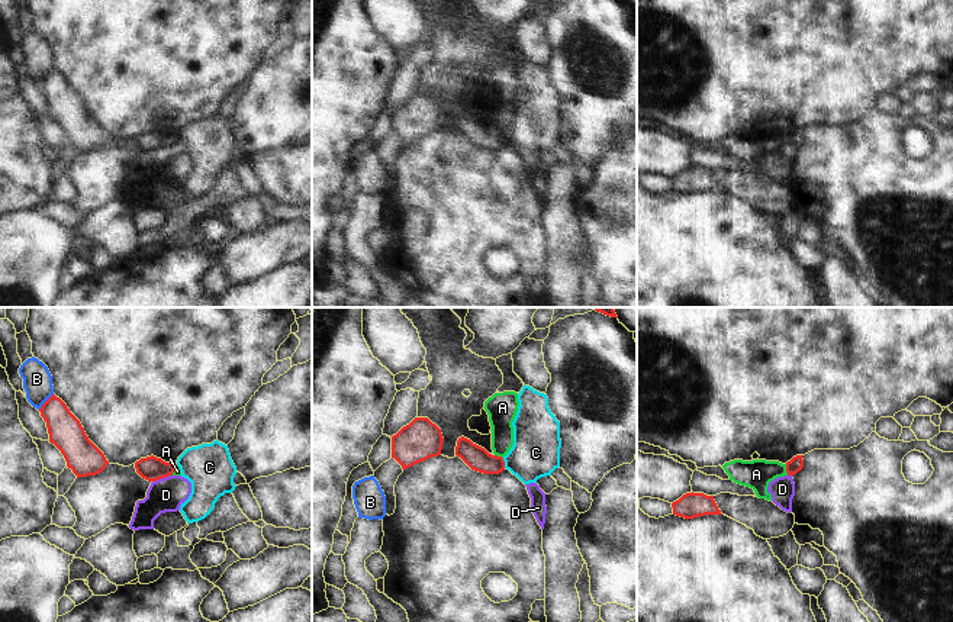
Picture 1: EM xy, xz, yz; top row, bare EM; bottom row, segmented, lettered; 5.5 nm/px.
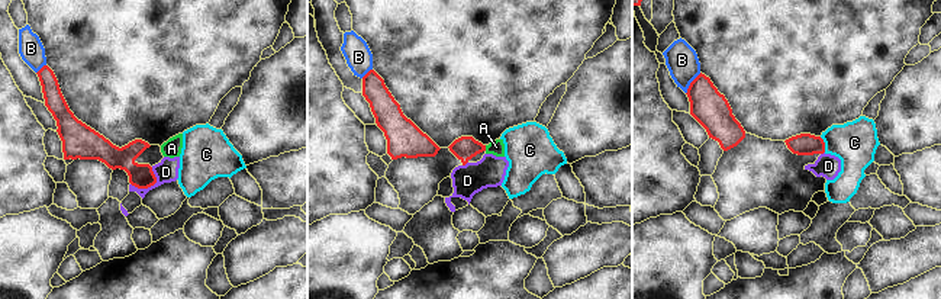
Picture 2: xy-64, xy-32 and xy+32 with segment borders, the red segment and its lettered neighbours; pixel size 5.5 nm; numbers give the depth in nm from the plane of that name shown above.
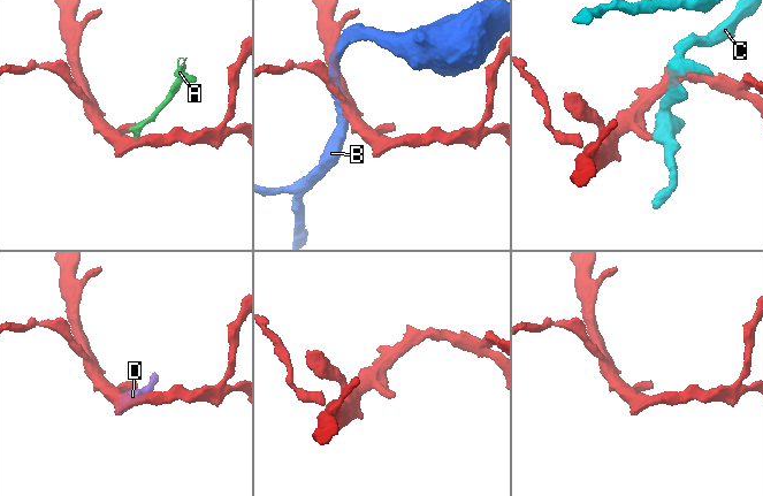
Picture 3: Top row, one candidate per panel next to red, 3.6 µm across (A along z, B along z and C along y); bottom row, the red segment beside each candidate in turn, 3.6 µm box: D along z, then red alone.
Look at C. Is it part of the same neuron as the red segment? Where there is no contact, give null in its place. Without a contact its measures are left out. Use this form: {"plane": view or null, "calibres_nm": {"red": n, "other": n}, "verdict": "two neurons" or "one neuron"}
{"plane": "xz", "calibres_nm": {"red": 140, "other": 280}, "verdict": "two neurons"}

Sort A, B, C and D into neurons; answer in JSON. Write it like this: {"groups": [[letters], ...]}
{"groups": [["A", "D"], ["B"], ["C"]]}

